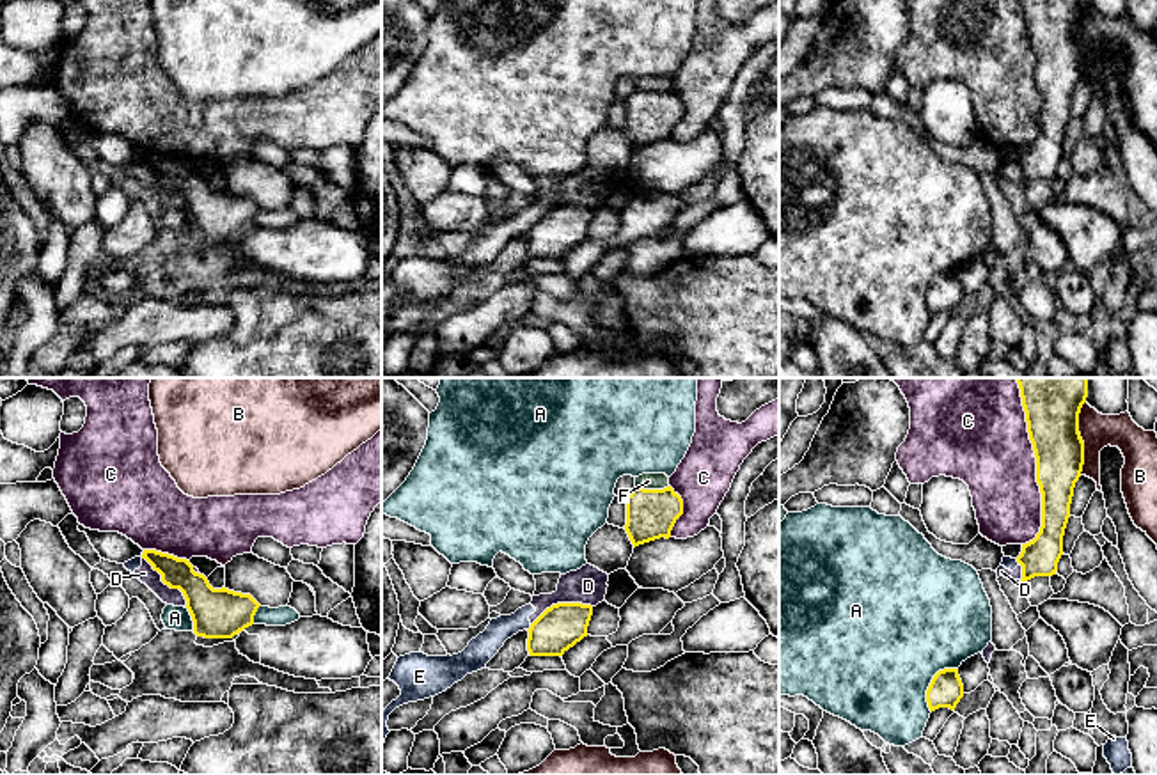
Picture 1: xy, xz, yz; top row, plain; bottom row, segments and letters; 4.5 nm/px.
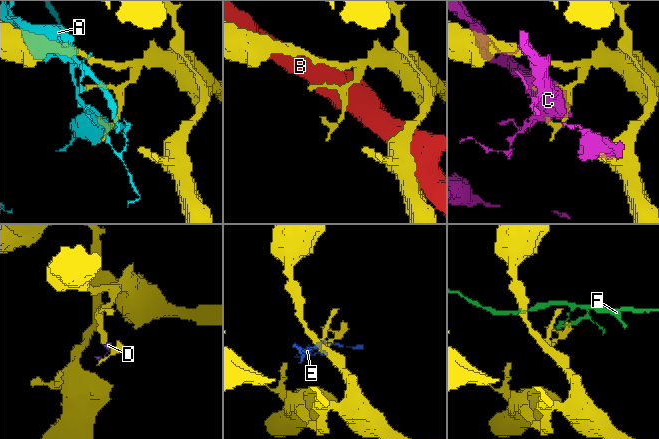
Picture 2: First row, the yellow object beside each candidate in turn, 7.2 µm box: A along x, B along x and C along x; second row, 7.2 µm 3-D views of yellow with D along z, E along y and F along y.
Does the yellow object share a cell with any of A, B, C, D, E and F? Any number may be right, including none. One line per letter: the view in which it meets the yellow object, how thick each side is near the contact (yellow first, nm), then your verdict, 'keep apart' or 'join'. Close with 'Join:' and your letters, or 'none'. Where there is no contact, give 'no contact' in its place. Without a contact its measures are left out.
A: meets yellow in yz; 150 nm thick on the yellow side, 500 nm on the other; keep apart
B: meets yellow in yz; 240 nm thick on the yellow side, 160 nm on the other; keep apart
C: meets yellow in yz; 240 nm thick on the yellow side, 380 nm on the other; keep apart
D: meets yellow in xy; 200 nm thick on the yellow side, 80 nm on the other; keep apart
E: meets yellow in xz; 200 nm thick on the yellow side, 120 nm on the other; keep apart
F: meets yellow in xz; 220 nm thick on the yellow side, 80 nm on the other; keep apart
Join: none

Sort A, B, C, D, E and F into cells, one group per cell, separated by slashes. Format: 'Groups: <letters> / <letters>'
Groups: A / B / C / D E / F

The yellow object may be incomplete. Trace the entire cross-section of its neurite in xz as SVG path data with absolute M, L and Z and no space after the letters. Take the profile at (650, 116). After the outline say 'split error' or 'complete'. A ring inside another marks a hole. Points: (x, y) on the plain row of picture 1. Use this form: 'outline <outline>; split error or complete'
outline M634 90L626 99L625 133L634 147L644 147L660 140L669 142L676 122L683 117L683 103L671 90Z; complete

